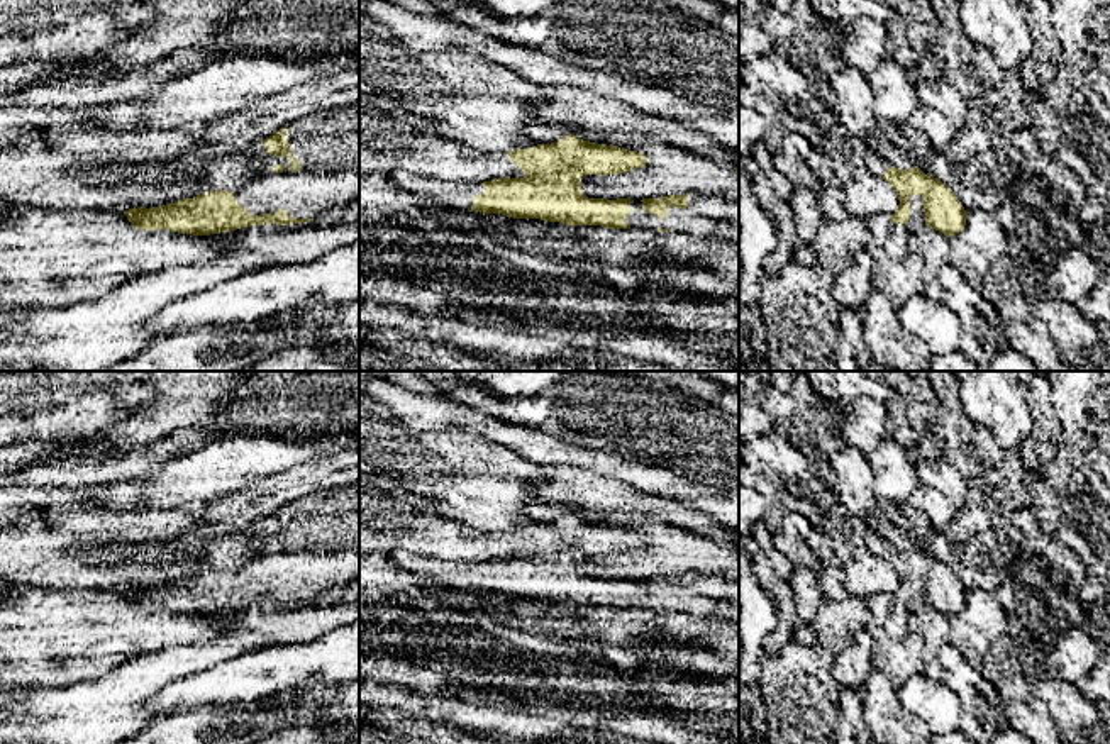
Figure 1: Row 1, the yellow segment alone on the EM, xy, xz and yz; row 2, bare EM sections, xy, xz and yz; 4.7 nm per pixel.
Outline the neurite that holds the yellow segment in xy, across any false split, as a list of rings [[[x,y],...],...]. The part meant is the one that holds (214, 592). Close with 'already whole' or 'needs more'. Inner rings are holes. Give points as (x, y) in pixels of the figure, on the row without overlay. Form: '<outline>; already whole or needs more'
[[[208,569],[195,578],[183,578],[153,588],[129,588],[124,593],[137,610],[168,608],[171,612],[193,615],[220,614],[261,603],[288,605],[314,600],[298,597],[291,598],[286,588],[276,588],[275,593],[251,595],[249,588],[237,581],[234,571],[225,569]]]; already whole

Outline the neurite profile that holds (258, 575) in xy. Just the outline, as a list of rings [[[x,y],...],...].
[[[286,551],[258,556],[246,563],[241,569],[234,571],[234,576],[237,578],[239,585],[249,588],[251,595],[276,593],[276,561],[285,554]]]

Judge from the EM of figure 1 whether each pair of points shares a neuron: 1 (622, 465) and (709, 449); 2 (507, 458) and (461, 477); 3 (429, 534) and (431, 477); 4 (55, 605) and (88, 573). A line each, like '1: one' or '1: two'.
1: two
2: one
3: two
4: two

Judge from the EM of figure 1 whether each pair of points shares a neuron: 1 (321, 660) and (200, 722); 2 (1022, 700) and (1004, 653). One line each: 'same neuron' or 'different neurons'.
1: different neurons
2: same neuron

